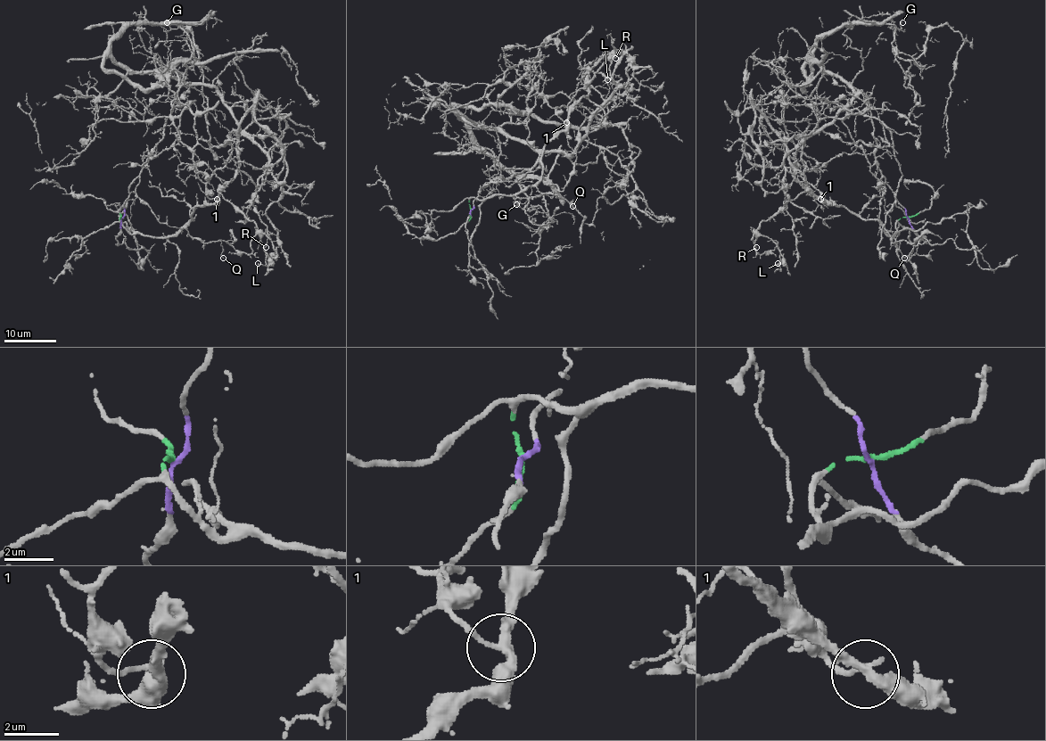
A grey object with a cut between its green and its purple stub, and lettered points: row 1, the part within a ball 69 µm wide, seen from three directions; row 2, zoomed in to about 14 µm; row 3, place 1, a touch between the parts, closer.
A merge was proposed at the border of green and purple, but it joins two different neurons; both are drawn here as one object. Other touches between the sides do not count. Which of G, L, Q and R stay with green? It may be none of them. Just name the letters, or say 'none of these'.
L, Q, R

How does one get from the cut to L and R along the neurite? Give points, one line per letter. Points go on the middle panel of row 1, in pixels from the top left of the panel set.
L: (471, 209), (474, 197), (519, 194), (540, 177), (542, 149), (565, 128), (568, 102), (608, 60), (606, 79)
R: (471, 209), (474, 197), (519, 194), (540, 177), (542, 149), (565, 128), (568, 102), (614, 59)

